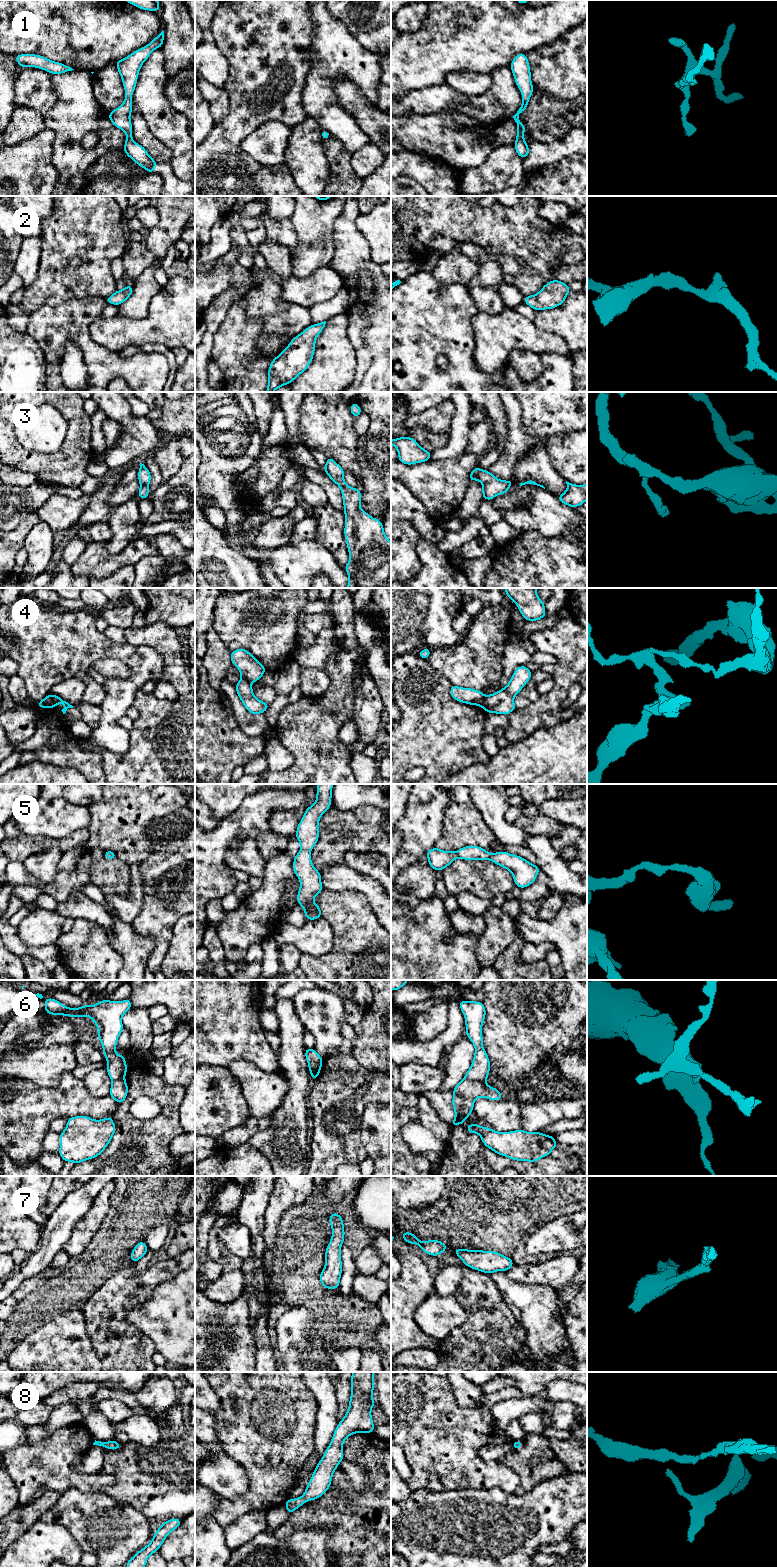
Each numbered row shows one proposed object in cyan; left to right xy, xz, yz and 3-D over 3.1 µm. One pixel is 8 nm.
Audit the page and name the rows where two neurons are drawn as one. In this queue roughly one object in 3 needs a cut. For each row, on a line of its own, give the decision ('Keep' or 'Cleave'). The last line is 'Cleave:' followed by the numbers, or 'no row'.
1: Keep
2: Keep
3: Keep
4: Cleave
5: Keep
6: Cleave
7: Keep
8: Keep
Cleave: 4, 6

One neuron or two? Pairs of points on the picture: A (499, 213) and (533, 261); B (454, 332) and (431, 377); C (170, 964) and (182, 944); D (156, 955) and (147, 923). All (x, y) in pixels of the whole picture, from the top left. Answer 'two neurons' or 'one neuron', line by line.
A: one neuron
B: one neuron
C: one neuron
D: one neuron

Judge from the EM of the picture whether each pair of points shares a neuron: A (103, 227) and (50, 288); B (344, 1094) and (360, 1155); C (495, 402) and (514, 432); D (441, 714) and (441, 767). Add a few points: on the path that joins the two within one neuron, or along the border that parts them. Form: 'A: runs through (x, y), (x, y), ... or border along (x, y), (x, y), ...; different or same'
A: runs through (85, 237), (58, 262), (58, 270); same
B: runs through (345, 1109), (347, 1140); same
C: border along (501, 402), (505, 408), (507, 419), (506, 444); different
D: runs through (441, 727), (441, 754); same

